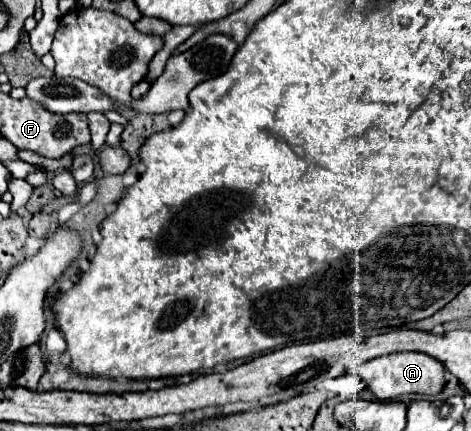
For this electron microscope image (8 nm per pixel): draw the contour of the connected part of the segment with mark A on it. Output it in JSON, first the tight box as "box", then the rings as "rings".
{"box":[355,352,445,400],"rings":[[[397,352],[373,358],[369,362],[363,362],[355,366],[355,372],[361,376],[365,386],[379,398],[379,400],[393,400],[397,396],[405,394],[423,394],[423,396],[435,396],[445,386],[445,368],[435,358],[423,354],[423,352]]]}

